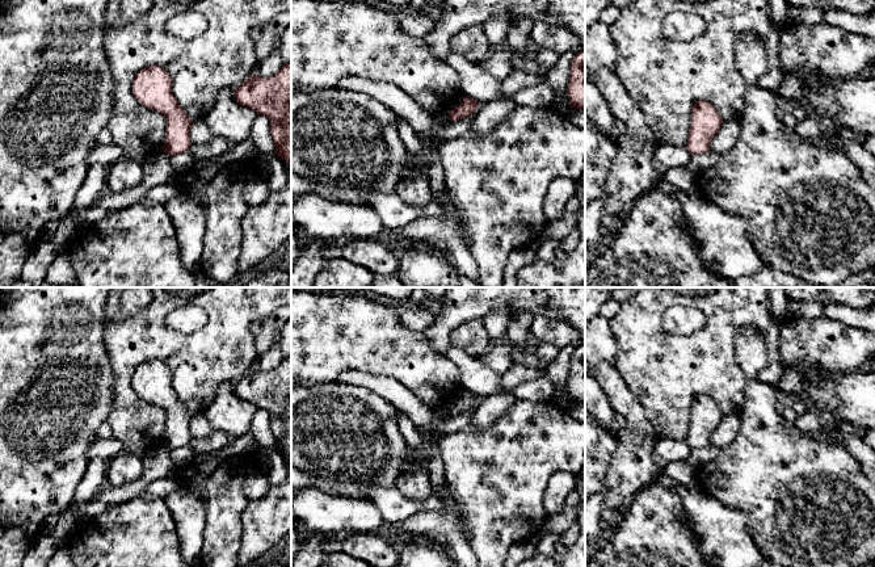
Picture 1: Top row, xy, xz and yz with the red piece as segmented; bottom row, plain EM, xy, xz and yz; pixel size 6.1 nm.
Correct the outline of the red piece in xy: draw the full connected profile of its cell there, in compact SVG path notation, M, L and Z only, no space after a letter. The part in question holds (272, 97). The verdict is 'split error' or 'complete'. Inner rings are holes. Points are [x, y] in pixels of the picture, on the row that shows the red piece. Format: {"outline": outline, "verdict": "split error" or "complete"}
{"outline": "M291 60L266 79L251 75L235 88L234 97L239 105L269 118L275 154L291 163Z", "verdict": "complete"}

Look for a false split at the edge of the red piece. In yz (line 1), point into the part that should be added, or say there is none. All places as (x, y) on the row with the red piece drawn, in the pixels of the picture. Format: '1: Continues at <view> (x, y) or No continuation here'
1: No continuation here

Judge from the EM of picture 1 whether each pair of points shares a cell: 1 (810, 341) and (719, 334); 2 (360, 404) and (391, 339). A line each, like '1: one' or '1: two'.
1: two
2: two

